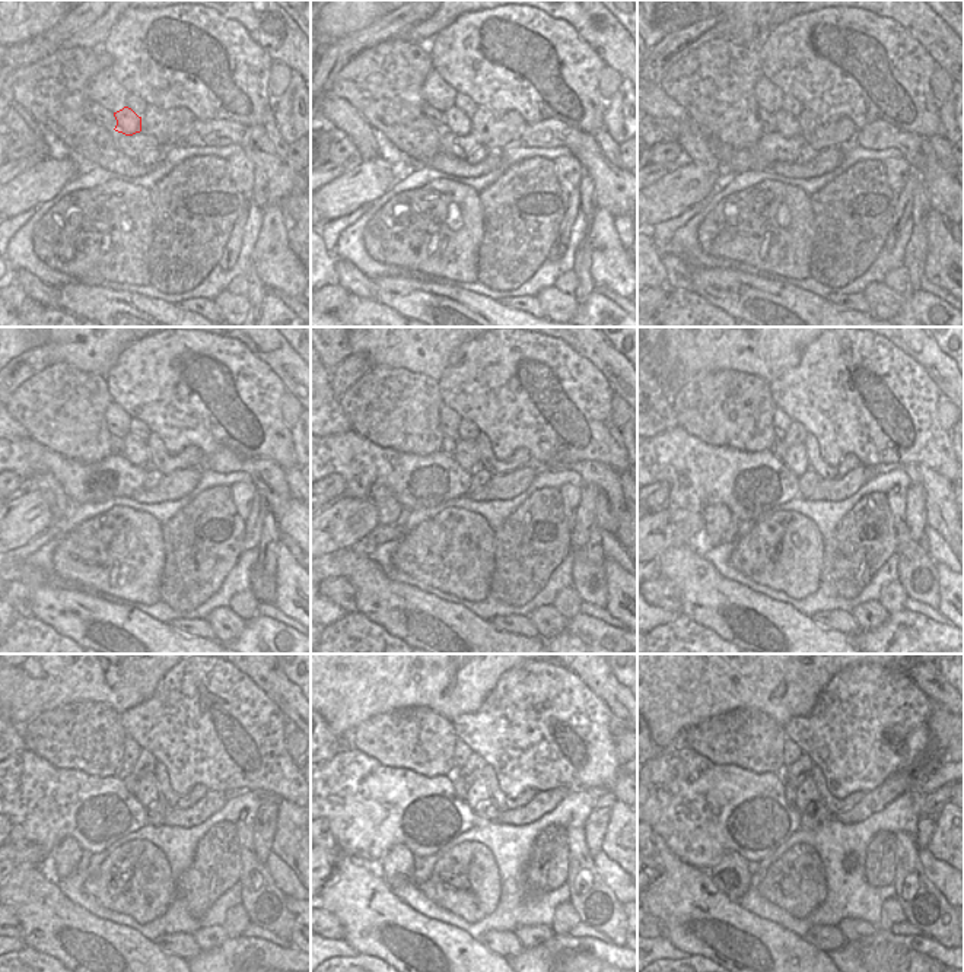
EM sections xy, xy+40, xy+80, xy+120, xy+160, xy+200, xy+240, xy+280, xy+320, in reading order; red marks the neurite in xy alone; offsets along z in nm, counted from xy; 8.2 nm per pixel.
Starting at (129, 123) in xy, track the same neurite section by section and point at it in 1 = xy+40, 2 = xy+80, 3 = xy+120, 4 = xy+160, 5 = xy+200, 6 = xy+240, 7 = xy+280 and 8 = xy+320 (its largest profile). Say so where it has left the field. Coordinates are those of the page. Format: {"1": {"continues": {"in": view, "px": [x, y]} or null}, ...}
{"1": {"continues": {"in": "xy+40", "px": [458, 123]}}, "2": {"continues": {"in": "xy+80", "px": [788, 126]}}, "3": {"continues": {"in": "xy+120", "px": [134, 450]}}, "4": {"continues": {"in": "xy+160", "px": [465, 453]}}, "5": {"continues": {"in": "xy+200", "px": [795, 458]}}, "6": {"continues": {"in": "xy+240", "px": [146, 790]}}, "7": {"continues": {"in": "xy+280", "px": [477, 794]}}, "8": {"continues": {"in": "xy+320", "px": [807, 796]}}}

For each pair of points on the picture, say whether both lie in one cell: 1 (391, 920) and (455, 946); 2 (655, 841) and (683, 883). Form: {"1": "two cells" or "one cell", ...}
{"1": "one cell", "2": "two cells"}

